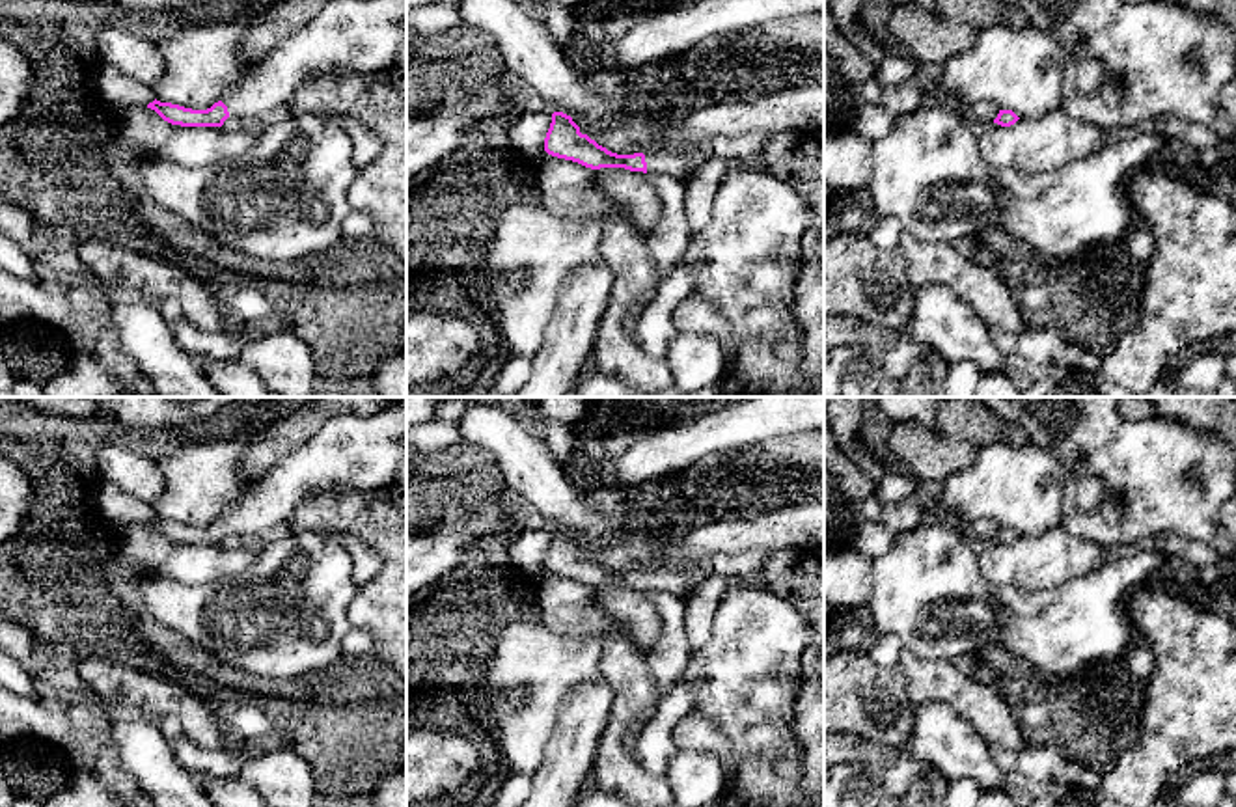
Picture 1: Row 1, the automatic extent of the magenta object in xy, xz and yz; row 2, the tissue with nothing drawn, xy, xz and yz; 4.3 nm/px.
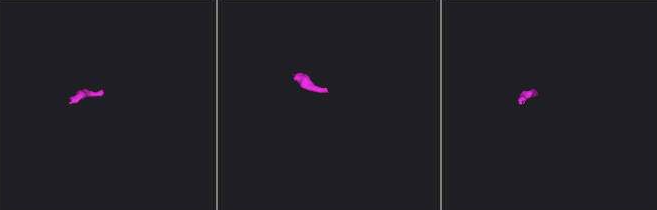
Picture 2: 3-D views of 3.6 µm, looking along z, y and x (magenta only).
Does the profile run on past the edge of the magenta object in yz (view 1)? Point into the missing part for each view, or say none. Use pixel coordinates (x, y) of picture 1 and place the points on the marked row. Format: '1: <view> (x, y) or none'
1: none

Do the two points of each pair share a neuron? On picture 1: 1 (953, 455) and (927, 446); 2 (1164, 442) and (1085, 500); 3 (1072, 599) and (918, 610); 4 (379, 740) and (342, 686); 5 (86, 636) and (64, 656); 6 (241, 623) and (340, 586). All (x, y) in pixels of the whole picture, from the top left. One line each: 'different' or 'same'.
1: same
2: different
3: same
4: different
5: different
6: same

